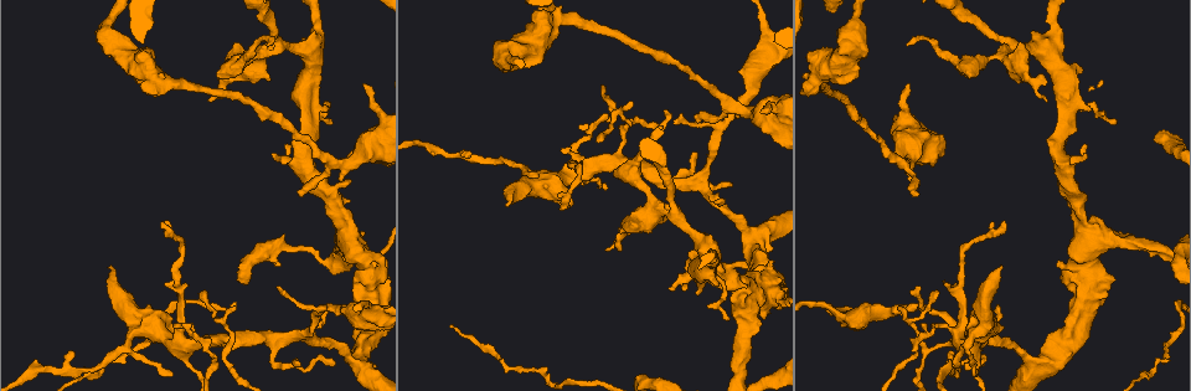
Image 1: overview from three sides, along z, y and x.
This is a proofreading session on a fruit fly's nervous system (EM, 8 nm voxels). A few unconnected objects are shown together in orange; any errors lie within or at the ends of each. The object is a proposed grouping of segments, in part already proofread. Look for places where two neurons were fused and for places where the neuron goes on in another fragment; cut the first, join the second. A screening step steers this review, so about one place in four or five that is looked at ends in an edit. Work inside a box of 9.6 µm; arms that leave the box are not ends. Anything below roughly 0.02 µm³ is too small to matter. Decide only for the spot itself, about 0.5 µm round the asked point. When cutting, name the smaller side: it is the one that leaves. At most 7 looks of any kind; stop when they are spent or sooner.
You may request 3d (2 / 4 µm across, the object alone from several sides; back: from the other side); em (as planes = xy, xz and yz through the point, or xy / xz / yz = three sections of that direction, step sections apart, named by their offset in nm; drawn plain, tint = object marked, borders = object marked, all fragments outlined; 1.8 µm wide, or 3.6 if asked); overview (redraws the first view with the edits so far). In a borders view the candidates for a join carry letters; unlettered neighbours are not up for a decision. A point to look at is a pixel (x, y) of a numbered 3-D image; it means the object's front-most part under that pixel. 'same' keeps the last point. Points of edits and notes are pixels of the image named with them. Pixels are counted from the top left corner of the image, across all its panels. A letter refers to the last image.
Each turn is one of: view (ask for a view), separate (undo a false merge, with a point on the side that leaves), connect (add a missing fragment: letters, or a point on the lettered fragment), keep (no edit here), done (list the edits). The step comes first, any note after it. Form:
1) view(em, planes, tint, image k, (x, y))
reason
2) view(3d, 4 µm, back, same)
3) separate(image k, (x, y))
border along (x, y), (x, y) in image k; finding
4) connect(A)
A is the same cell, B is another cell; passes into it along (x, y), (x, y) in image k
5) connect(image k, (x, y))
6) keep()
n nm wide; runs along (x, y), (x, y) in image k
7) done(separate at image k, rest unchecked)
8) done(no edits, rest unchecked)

view(em, planes, borders, image 1, (729, 183))
thin end

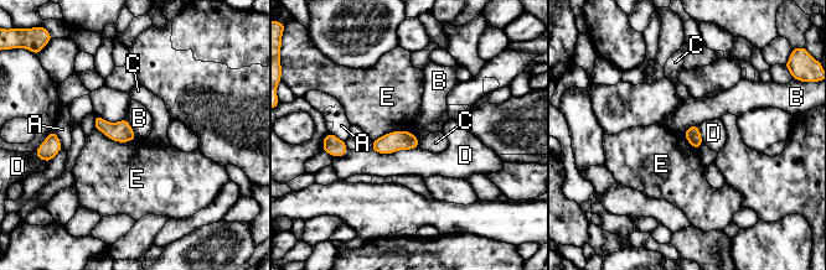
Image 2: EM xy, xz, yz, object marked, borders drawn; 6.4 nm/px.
keep()
D touches over 320 nm; A, B, C, D and E are other cells; border along (127, 118), (130, 128), (138, 136) in image 2; no lettered fragment goes on from it

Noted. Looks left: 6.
view(em, 3.6 µm, yz, step 4, tint, image 1, (726, 279))
sudden change in width

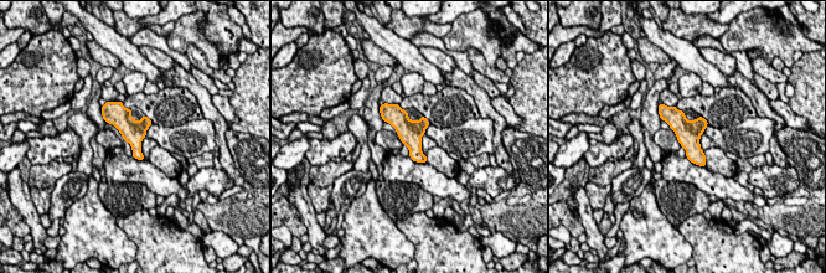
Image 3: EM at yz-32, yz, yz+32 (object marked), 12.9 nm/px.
view(em, 3.6 µm, planes, tint, same)

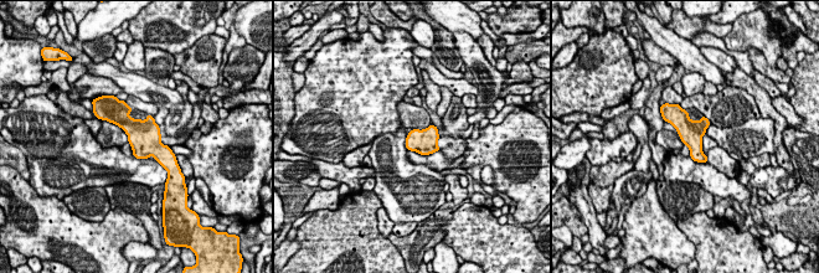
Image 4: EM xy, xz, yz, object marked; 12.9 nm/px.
view(em, 3.6 µm, planes, borders, same)

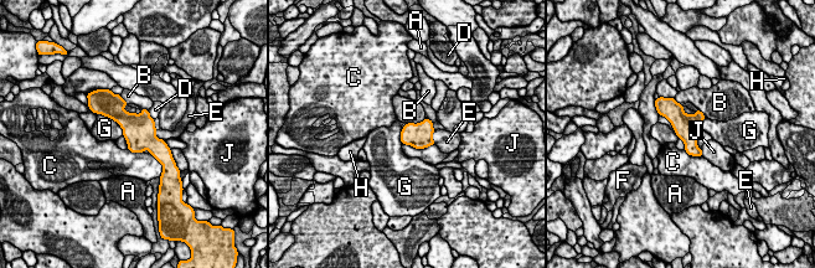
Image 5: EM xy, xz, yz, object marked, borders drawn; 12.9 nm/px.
keep()
A, B, C, D, E, F, G, H and J are other cells; border along (97, 113), (112, 118), (123, 135) in image 5; continuous, no second neuron

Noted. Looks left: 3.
view(em, planes, plain, image 1, (661, 207))
four arms meet

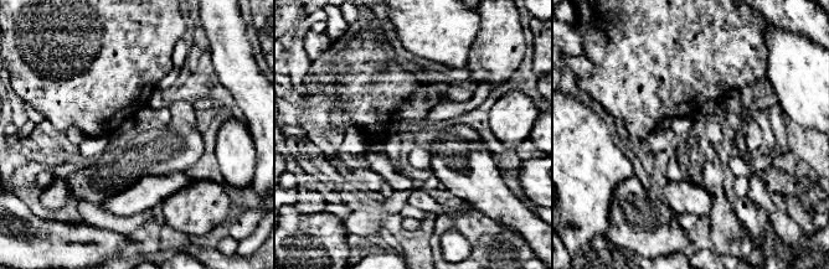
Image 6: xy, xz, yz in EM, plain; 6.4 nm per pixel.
view(em, planes, borders, same)
see the neighbours

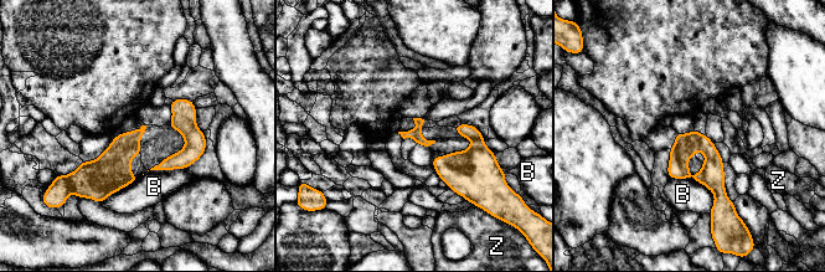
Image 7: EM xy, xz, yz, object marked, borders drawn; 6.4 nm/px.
keep()
B and Z are other cells; border along (670, 178), (704, 184), (711, 210) in image 7; continuous, no second neuron

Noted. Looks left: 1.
done(no edits, rest unchecked)

